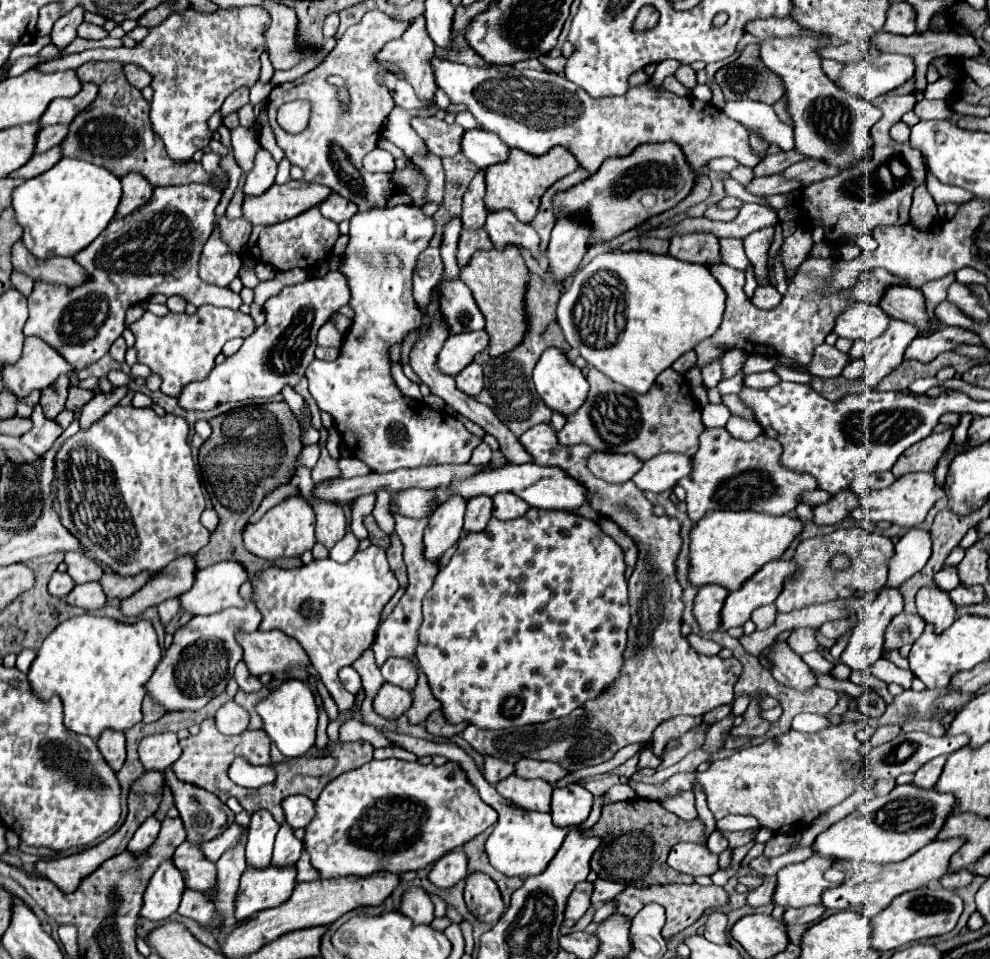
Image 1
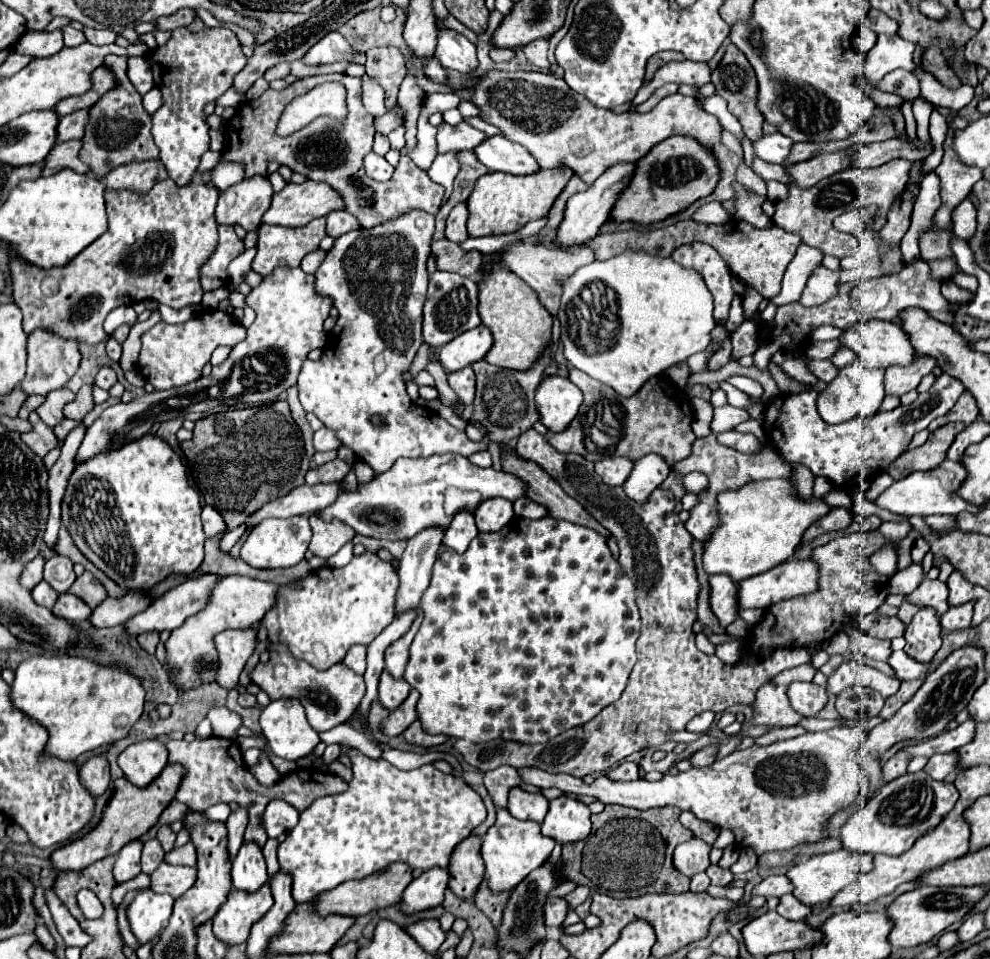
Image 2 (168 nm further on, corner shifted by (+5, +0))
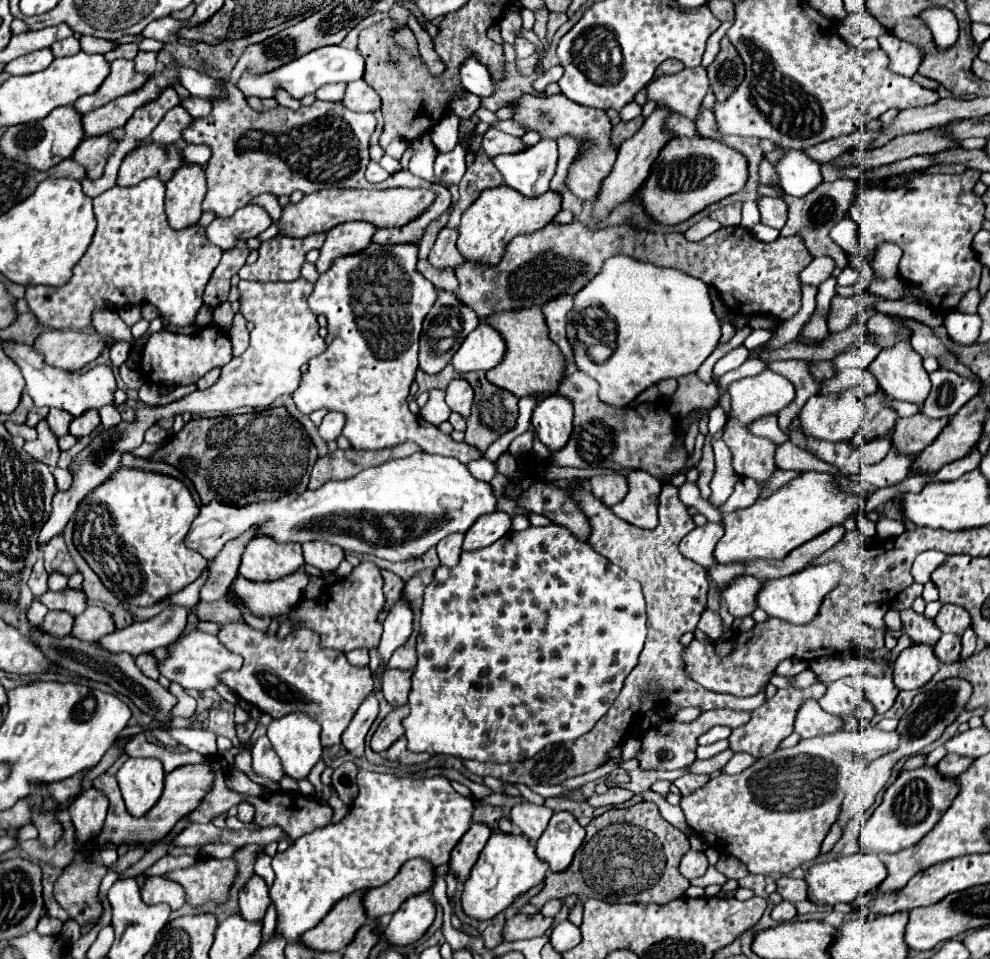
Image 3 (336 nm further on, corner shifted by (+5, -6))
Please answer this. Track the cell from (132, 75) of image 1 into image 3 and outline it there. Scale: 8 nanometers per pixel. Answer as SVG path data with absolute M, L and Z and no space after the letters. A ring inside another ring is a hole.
M139 52L135 58L135 70L145 74L147 80L157 72L157 60L155 60L155 52Z

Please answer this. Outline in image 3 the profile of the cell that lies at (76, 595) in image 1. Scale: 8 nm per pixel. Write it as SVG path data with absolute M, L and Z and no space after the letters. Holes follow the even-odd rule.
M47 612L41 628L47 628L47 632L55 632L55 636L65 636L73 628L73 616L67 612Z

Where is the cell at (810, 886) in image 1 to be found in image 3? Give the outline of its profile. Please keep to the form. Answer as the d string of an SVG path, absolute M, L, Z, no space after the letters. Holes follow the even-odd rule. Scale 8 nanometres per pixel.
M857 852L853 856L843 856L843 858L831 860L831 862L813 864L805 874L807 896L809 896L809 902L813 902L817 906L855 902L857 896L861 896L865 892L873 892L885 880L885 876L887 876L887 870L885 870L883 862L877 858L877 854Z

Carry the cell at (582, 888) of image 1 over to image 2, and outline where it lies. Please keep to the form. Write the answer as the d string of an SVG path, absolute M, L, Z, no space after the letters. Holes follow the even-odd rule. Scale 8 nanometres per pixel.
M549 898L547 906L543 906L545 926L563 926L567 910L569 910L569 906L563 898Z

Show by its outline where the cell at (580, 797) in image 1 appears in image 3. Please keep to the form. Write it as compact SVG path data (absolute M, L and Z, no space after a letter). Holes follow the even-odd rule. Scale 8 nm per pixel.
M563 810L553 814L547 830L537 840L535 852L541 860L549 862L549 868L553 872L561 872L571 864L573 854L583 840L585 828L577 822L577 818L571 812Z

